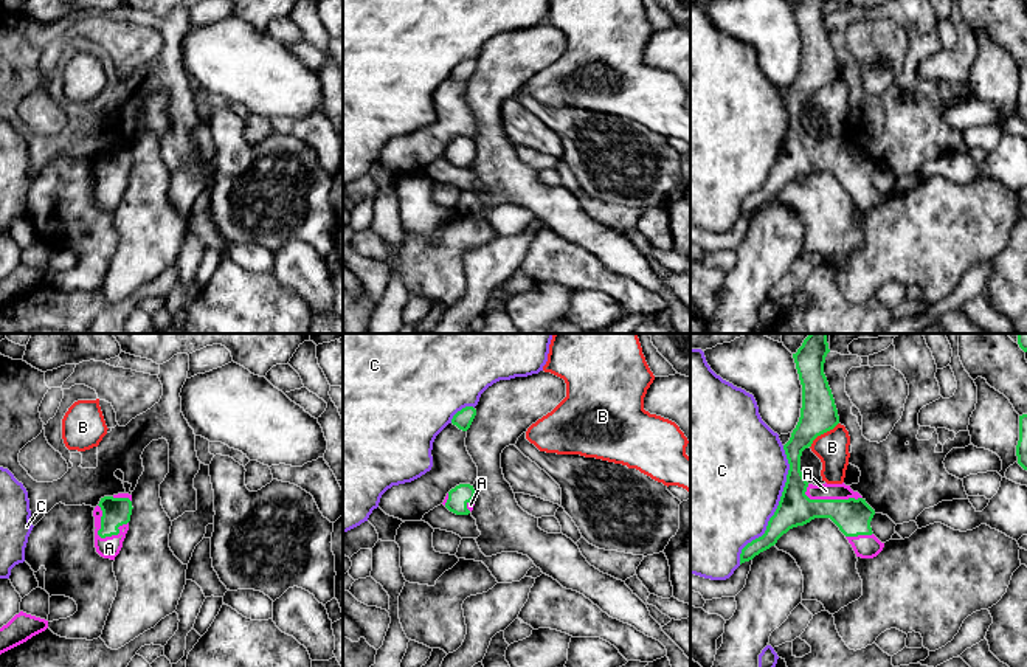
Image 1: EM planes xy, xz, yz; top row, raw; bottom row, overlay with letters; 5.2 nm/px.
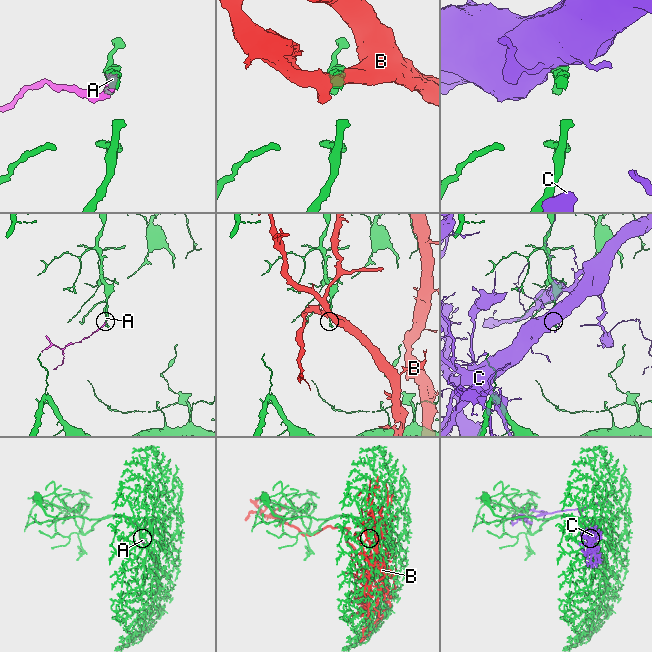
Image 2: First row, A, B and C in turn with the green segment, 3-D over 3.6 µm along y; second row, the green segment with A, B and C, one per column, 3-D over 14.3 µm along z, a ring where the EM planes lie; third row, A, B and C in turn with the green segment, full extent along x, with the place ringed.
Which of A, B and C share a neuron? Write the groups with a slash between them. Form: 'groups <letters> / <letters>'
groups A / B / C

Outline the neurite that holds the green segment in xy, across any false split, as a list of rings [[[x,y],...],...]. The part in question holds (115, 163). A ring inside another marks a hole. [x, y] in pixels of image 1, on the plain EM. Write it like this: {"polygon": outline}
{"polygon": [[[118,146],[101,150],[93,163],[96,205],[115,213],[123,200],[132,168],[132,147]]]}

